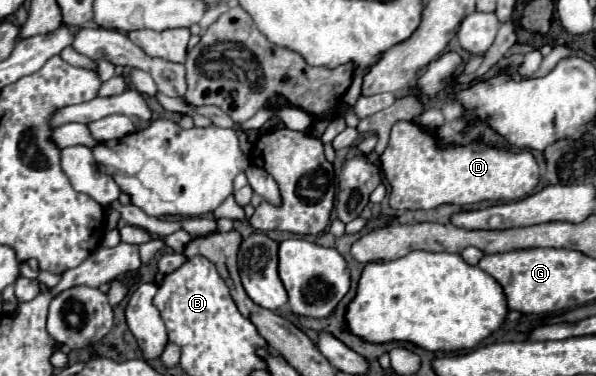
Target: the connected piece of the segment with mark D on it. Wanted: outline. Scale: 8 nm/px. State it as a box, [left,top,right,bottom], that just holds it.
[379,122,539,210]

